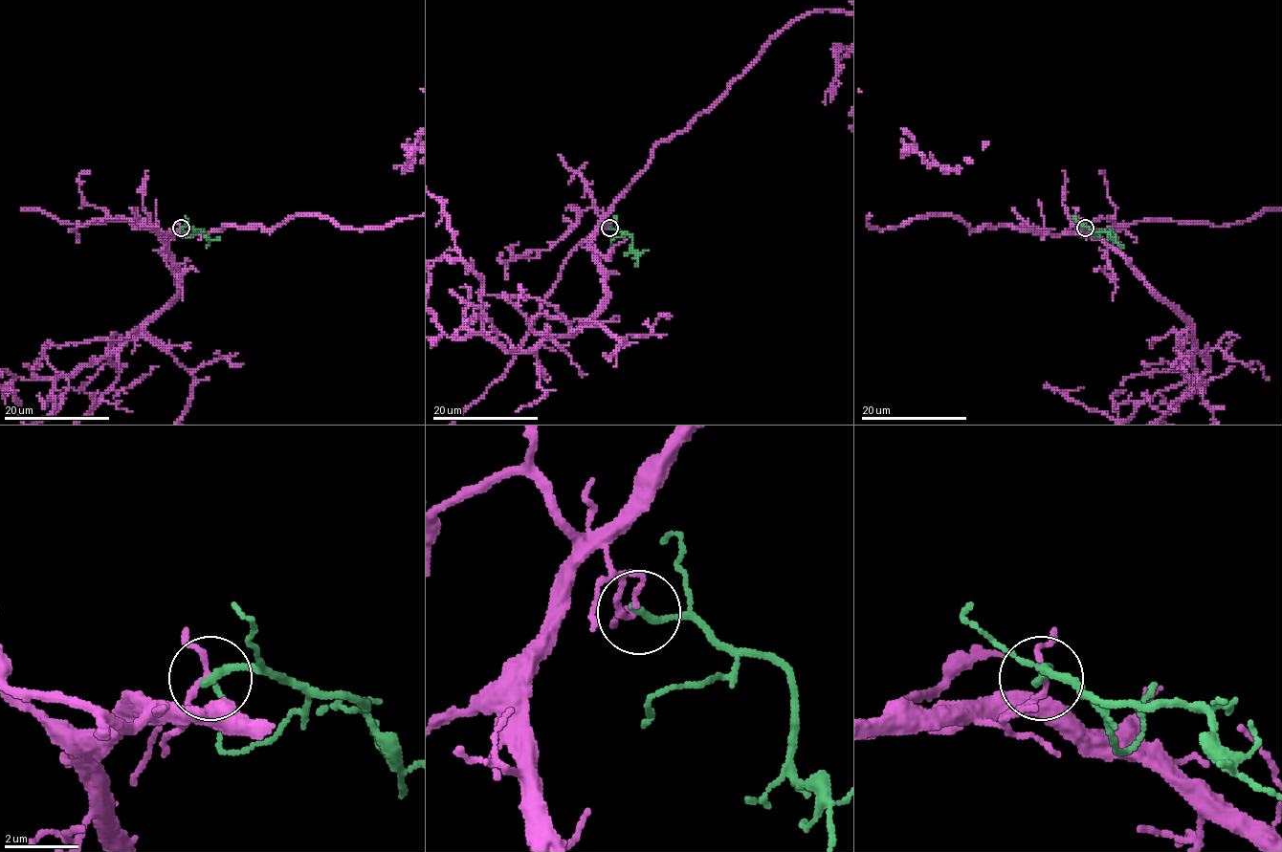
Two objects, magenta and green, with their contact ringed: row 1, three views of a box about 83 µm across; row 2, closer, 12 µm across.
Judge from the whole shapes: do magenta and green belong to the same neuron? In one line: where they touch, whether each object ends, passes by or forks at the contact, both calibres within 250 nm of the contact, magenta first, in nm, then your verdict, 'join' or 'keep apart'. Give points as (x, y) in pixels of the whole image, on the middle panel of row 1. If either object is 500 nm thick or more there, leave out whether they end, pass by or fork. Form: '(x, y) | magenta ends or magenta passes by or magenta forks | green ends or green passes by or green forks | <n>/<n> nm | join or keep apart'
(609, 228) | magenta passes by | green ends | 110/240 nm | keep apart

